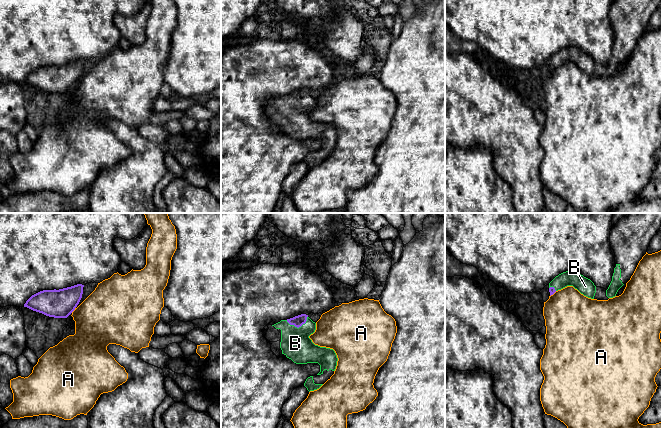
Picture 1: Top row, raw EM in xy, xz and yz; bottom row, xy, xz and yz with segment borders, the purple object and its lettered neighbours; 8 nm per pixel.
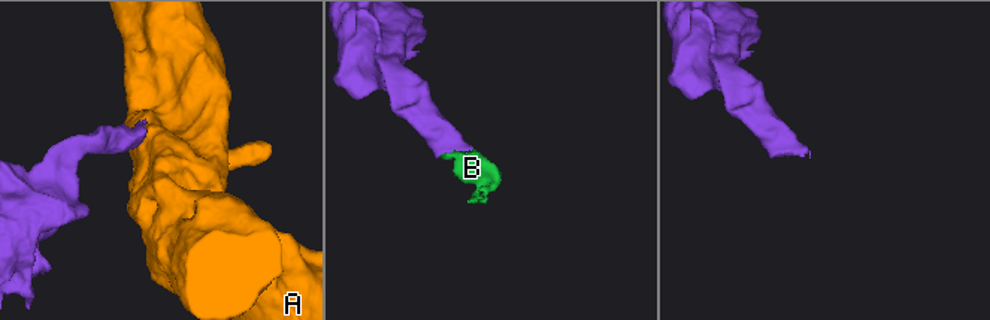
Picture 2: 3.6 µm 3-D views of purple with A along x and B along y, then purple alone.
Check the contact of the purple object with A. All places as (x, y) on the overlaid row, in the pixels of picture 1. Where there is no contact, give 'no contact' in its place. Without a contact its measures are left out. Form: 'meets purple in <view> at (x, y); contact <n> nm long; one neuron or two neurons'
meets purple in xy at (73, 310); contact 60 nm long; two neurons

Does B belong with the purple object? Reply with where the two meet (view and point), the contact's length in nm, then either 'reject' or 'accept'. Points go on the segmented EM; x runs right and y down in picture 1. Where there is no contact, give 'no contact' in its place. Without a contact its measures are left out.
xz (298, 327) | 180 nm | accept

